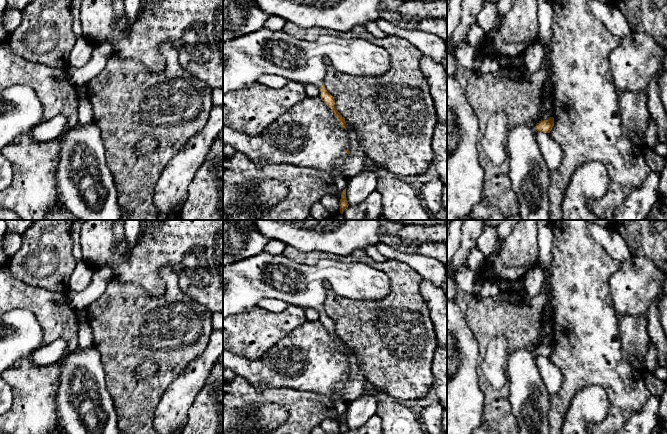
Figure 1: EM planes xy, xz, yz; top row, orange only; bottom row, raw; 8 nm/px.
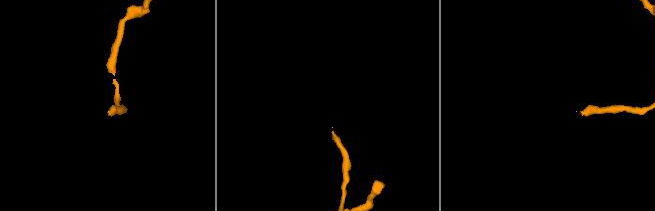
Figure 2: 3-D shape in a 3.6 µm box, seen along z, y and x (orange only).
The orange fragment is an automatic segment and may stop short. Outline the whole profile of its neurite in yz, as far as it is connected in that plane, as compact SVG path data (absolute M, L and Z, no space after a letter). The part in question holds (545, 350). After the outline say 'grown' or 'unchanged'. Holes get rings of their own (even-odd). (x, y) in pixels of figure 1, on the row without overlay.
M554 342L539 345L534 352L524 349L509 350L506 357L508 399L517 421L519 434L549 434L548 412L550 396L543 383L537 360L540 356L550 357Z; grown

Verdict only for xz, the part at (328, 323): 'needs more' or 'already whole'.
needs more

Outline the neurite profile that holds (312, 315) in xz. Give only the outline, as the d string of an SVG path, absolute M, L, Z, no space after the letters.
M311 308L305 310L306 319L308 322L316 322L321 319L319 311Z

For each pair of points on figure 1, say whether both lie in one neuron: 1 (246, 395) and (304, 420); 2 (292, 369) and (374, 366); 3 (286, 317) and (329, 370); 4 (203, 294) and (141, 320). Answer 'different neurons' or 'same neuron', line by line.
1: same neuron
2: different neurons
3: different neurons
4: different neurons

